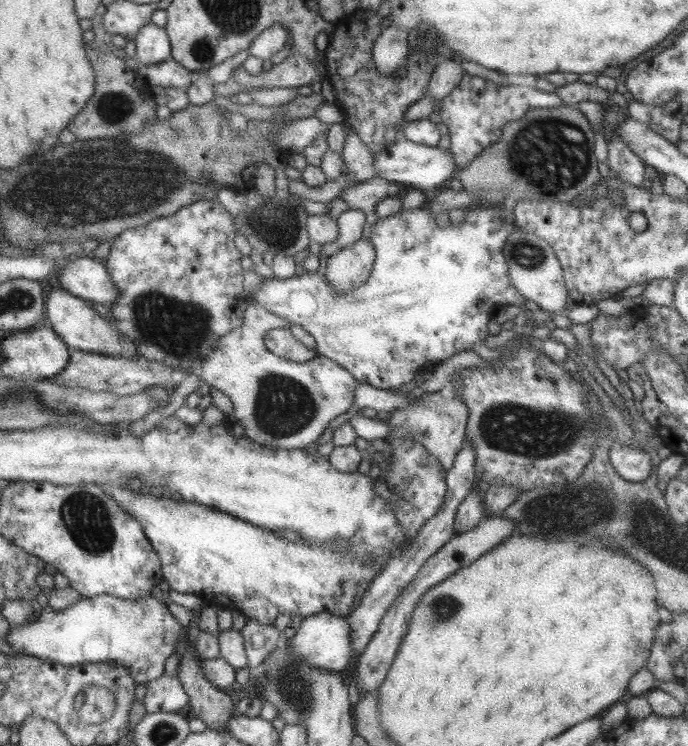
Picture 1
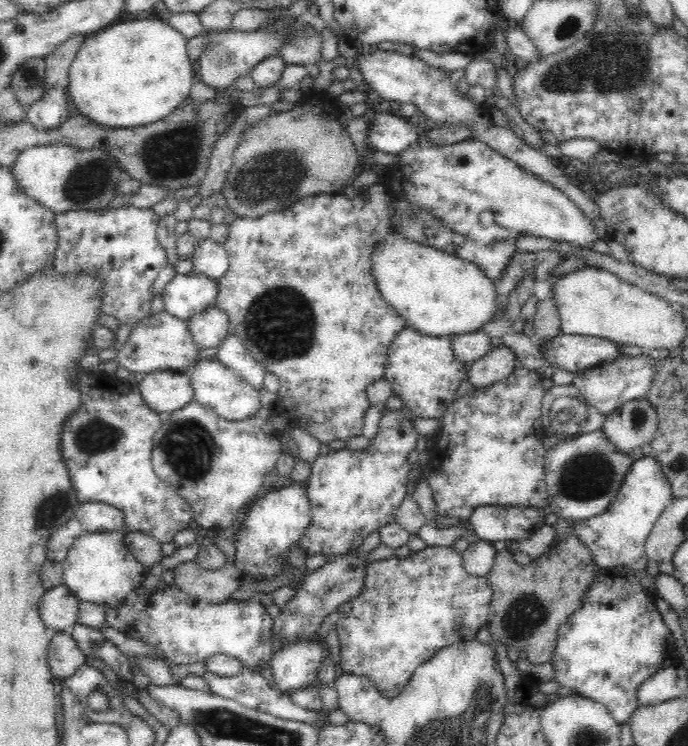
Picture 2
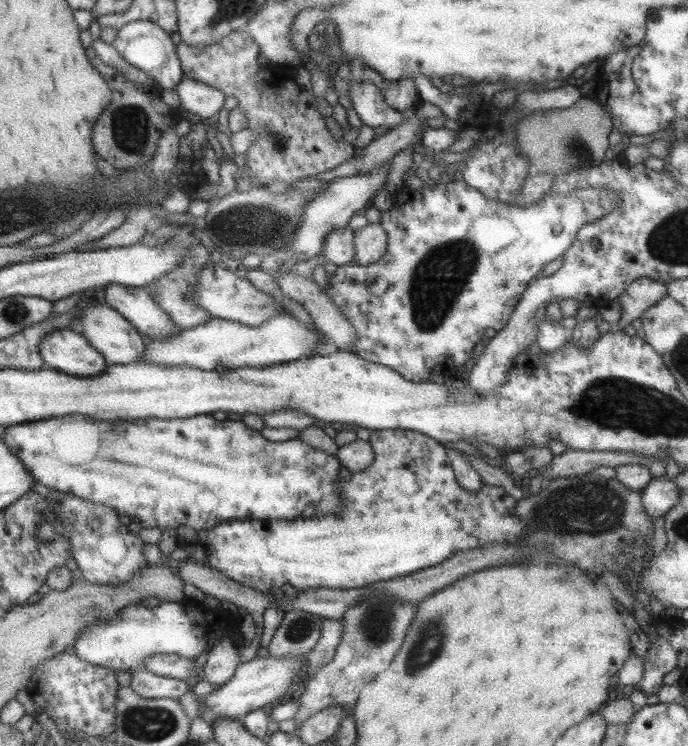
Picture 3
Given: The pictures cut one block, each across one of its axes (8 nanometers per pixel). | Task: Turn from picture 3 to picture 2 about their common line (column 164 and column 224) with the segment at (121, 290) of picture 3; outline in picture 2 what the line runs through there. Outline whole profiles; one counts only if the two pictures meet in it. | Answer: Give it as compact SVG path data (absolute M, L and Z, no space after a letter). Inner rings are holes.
M213 305L187 320L188 330L198 348L217 348L230 333L229 316Z

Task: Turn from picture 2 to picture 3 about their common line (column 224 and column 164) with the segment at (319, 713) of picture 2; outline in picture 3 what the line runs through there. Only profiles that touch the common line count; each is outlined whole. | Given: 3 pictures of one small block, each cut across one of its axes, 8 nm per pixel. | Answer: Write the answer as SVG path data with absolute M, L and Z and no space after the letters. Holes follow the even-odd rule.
M146 668L133 673L131 688L144 698L173 698L177 701L189 691L187 681L158 676Z

